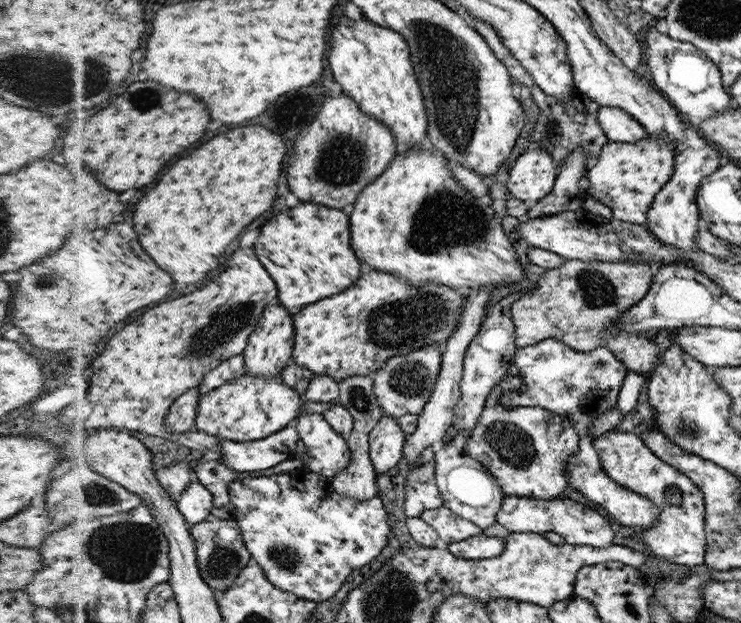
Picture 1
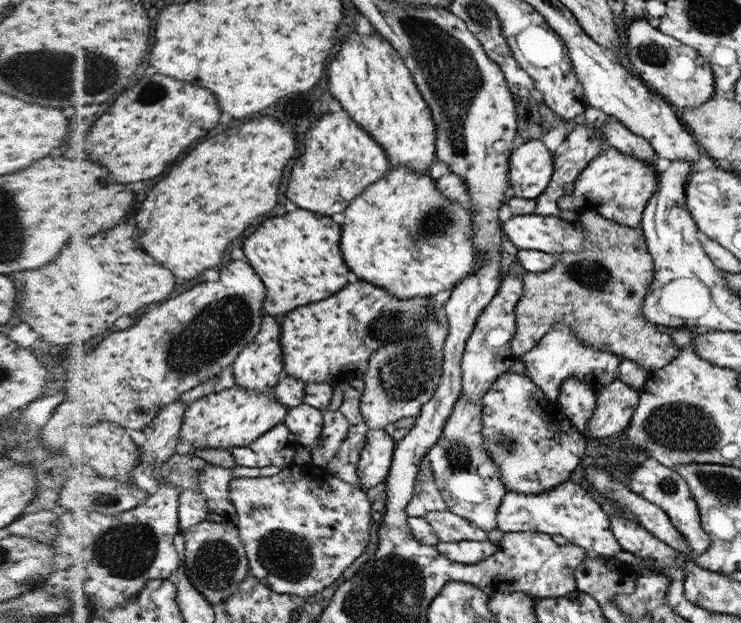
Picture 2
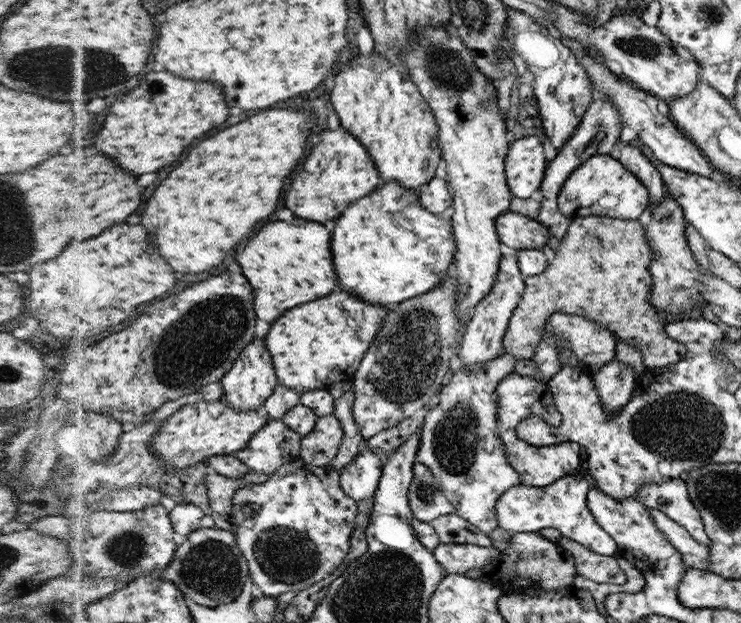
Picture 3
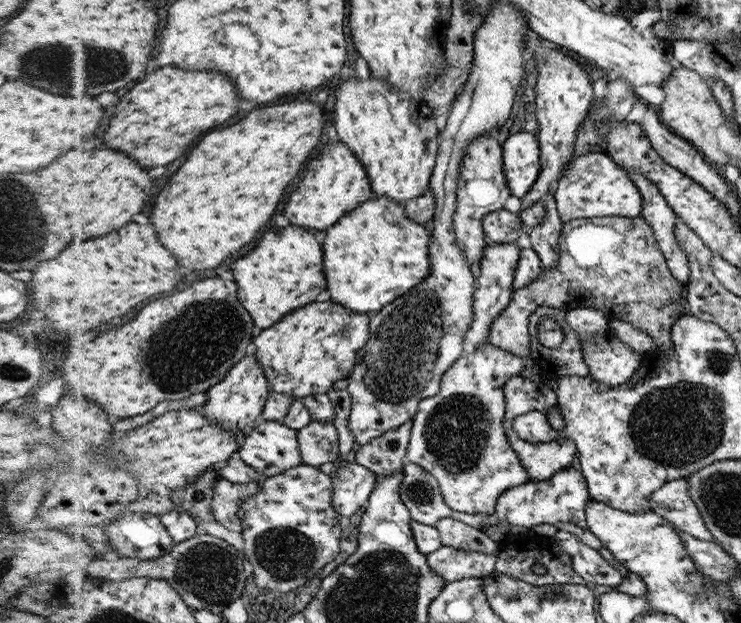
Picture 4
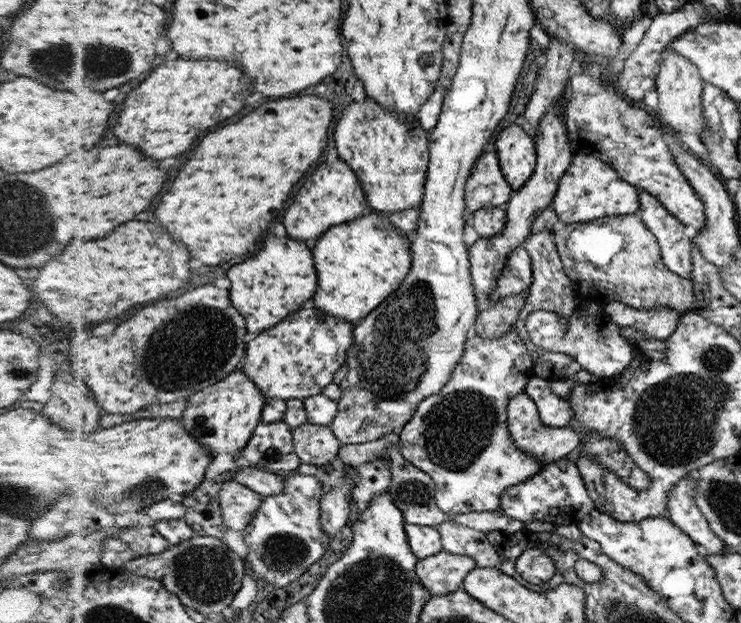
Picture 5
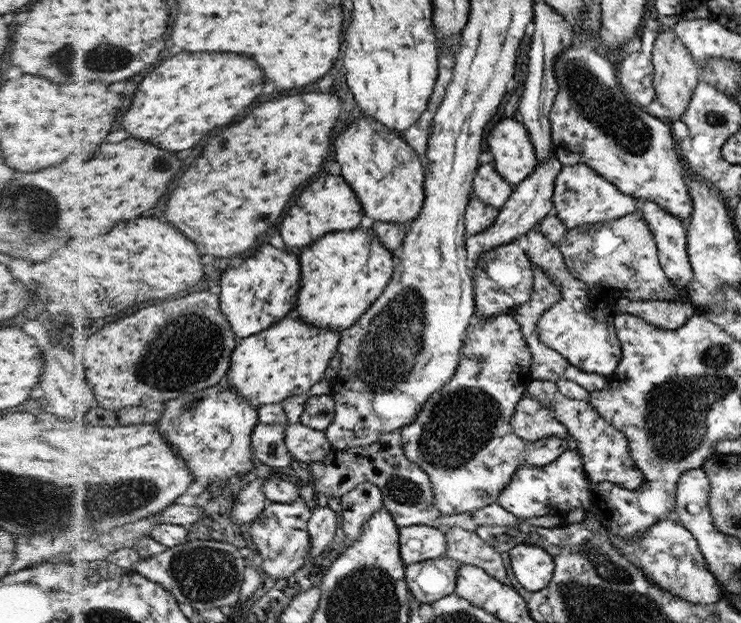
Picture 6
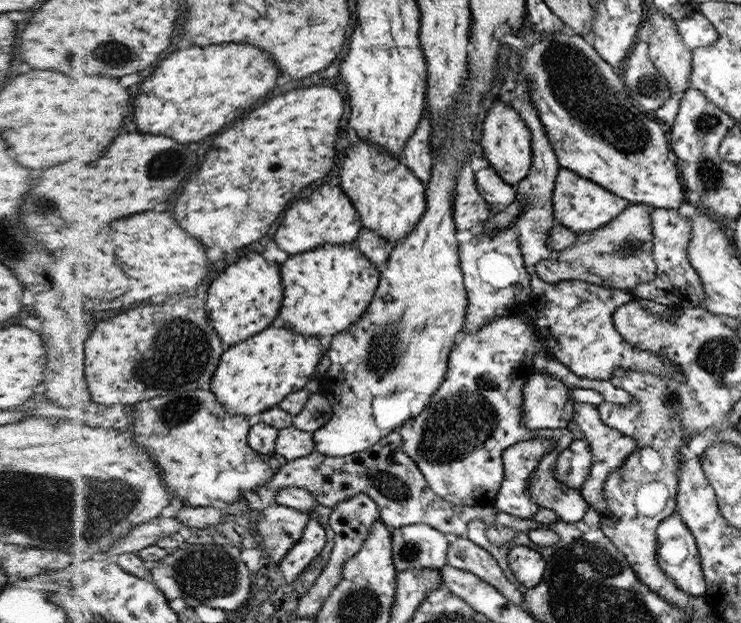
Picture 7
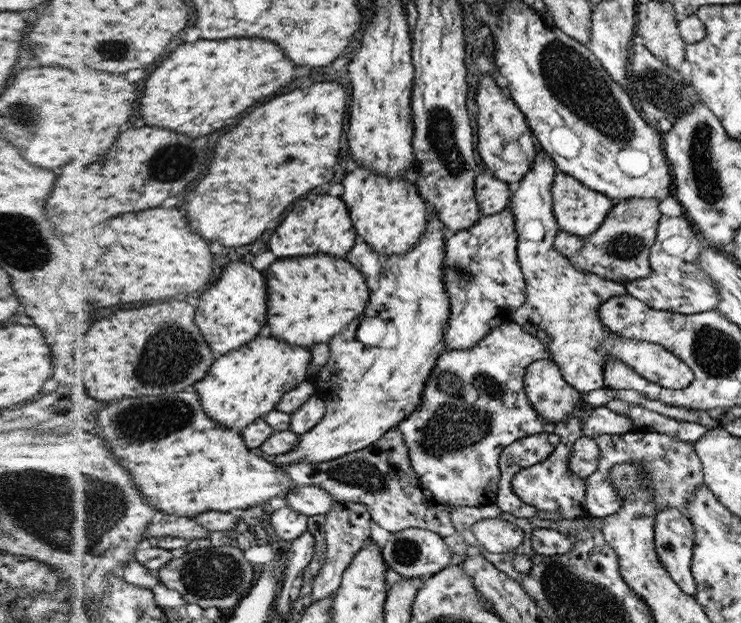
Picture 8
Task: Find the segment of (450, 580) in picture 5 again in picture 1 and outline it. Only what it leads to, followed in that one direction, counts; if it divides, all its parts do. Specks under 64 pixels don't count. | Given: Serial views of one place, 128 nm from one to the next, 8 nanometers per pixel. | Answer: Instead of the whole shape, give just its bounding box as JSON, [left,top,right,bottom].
[444,534,505,560]

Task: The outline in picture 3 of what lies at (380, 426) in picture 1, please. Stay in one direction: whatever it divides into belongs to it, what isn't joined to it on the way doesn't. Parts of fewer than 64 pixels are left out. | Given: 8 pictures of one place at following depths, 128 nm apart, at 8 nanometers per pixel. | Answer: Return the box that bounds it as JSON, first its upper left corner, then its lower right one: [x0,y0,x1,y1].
[340,443,384,502]

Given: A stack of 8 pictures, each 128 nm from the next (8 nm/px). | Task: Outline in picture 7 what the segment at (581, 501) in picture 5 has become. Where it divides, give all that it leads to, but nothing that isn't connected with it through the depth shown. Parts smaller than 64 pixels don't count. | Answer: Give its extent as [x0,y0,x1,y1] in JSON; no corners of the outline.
[495,438,593,519]

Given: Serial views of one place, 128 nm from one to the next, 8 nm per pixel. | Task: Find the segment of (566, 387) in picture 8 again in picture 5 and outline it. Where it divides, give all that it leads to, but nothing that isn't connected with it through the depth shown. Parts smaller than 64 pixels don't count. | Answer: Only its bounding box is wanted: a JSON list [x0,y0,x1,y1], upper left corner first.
[508,391,580,467]

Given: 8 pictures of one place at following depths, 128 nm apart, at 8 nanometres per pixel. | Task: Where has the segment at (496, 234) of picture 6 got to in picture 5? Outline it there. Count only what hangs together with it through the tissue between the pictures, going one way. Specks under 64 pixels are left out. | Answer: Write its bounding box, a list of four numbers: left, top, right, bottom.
[470,95,573,304]

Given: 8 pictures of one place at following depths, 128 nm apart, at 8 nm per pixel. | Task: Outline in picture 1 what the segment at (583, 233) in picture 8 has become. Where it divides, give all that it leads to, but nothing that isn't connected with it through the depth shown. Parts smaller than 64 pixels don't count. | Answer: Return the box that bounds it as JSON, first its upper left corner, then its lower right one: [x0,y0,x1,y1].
[585,136,677,225]

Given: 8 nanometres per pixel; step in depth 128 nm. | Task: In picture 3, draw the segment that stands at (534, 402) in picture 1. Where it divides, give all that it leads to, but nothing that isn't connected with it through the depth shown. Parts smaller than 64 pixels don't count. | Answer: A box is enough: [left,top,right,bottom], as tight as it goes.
[531,313,617,386]

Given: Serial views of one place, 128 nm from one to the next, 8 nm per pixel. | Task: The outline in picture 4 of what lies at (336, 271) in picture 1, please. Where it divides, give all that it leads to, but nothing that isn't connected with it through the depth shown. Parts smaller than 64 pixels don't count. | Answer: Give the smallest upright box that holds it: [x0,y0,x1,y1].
[232,224,328,328]

